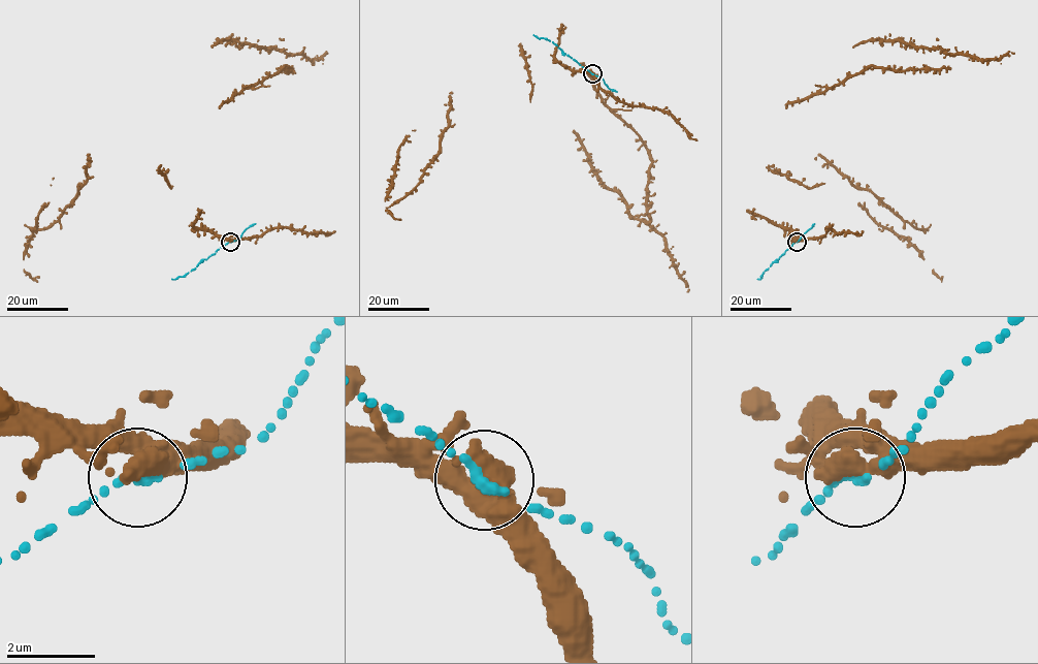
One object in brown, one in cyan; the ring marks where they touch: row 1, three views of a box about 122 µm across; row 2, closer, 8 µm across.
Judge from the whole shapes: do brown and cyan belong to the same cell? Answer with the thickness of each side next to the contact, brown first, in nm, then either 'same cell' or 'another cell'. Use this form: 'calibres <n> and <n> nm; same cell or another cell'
calibres 500 and 220 nm; same cell

